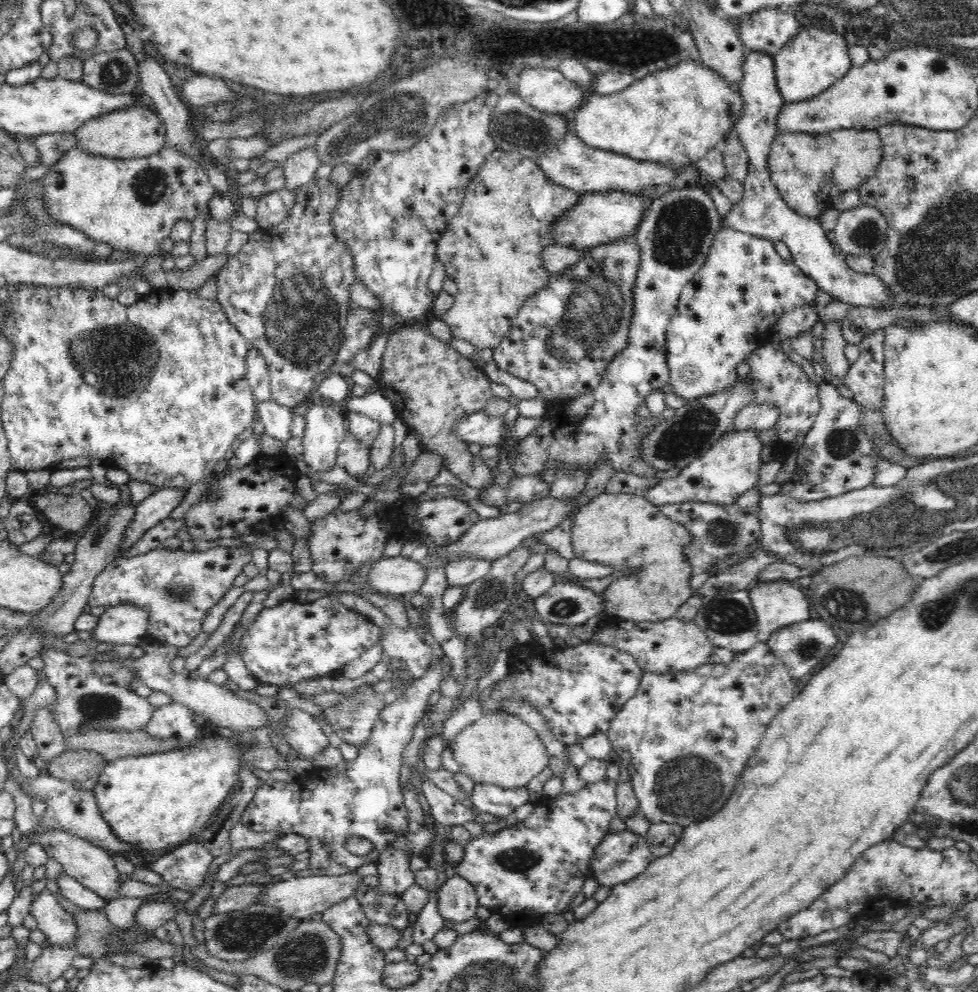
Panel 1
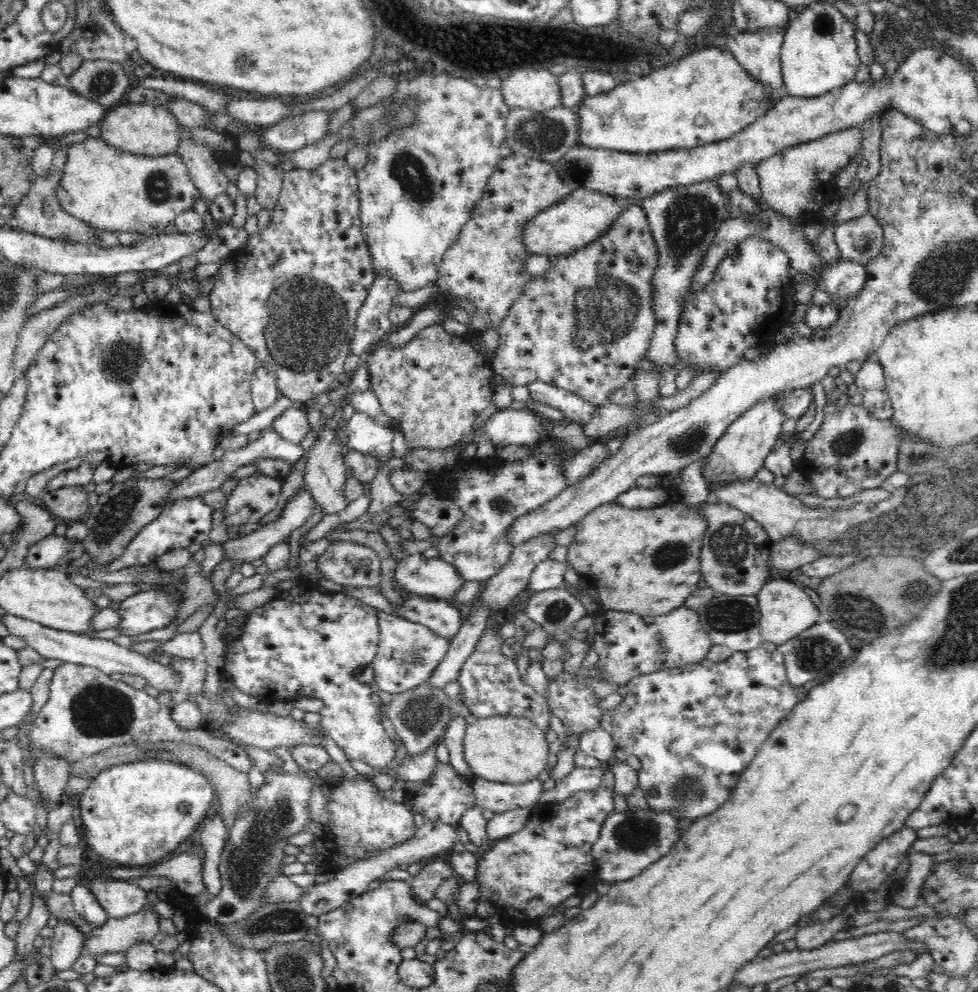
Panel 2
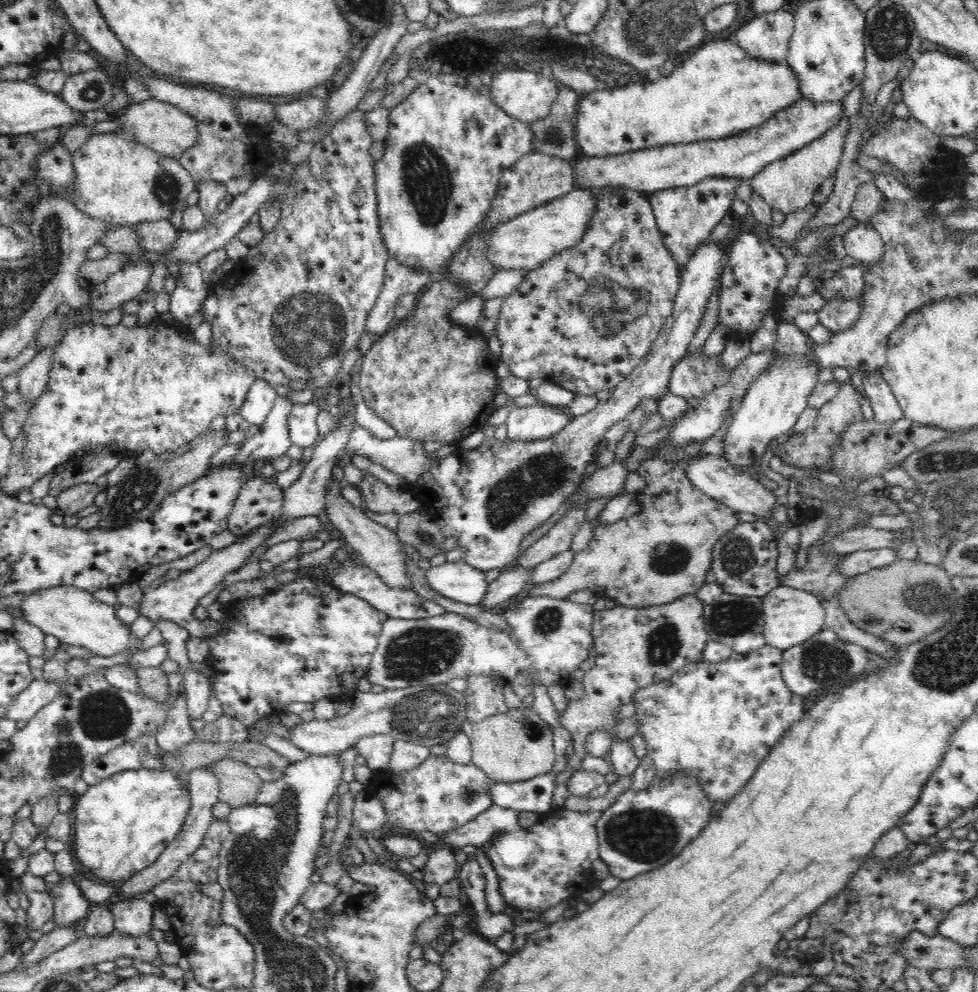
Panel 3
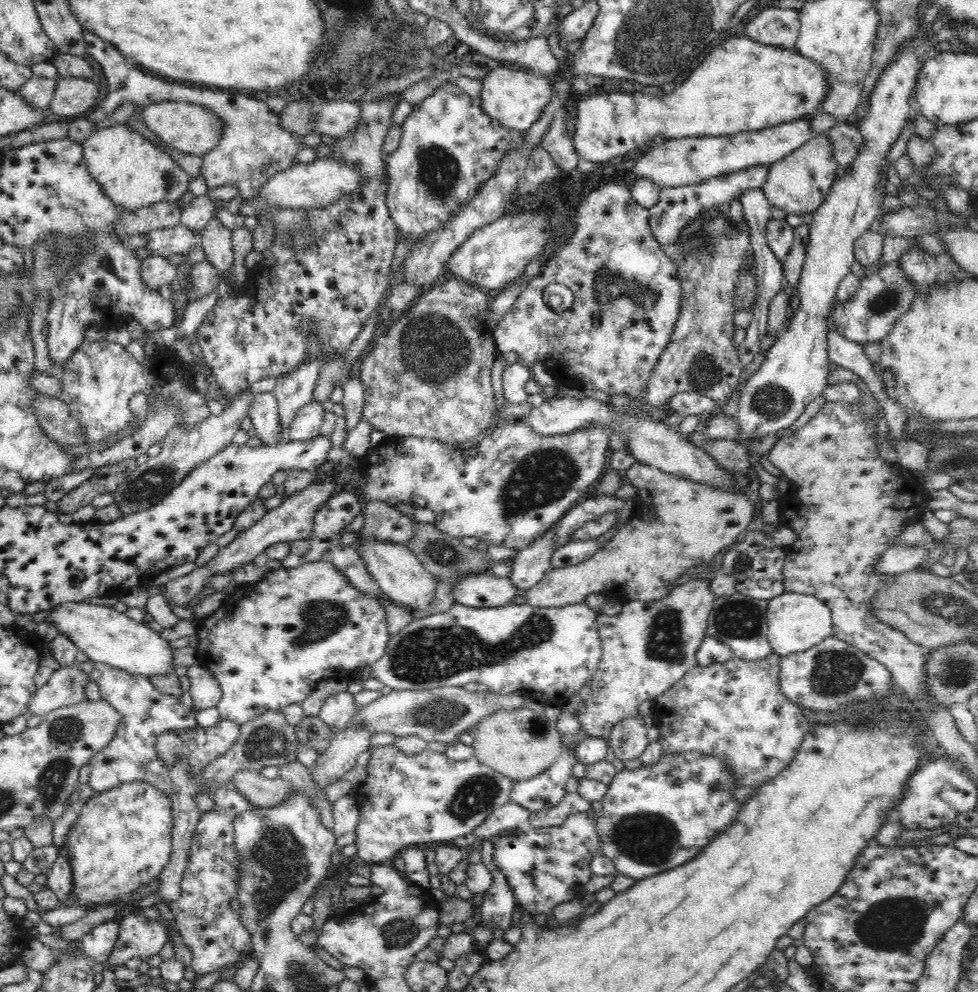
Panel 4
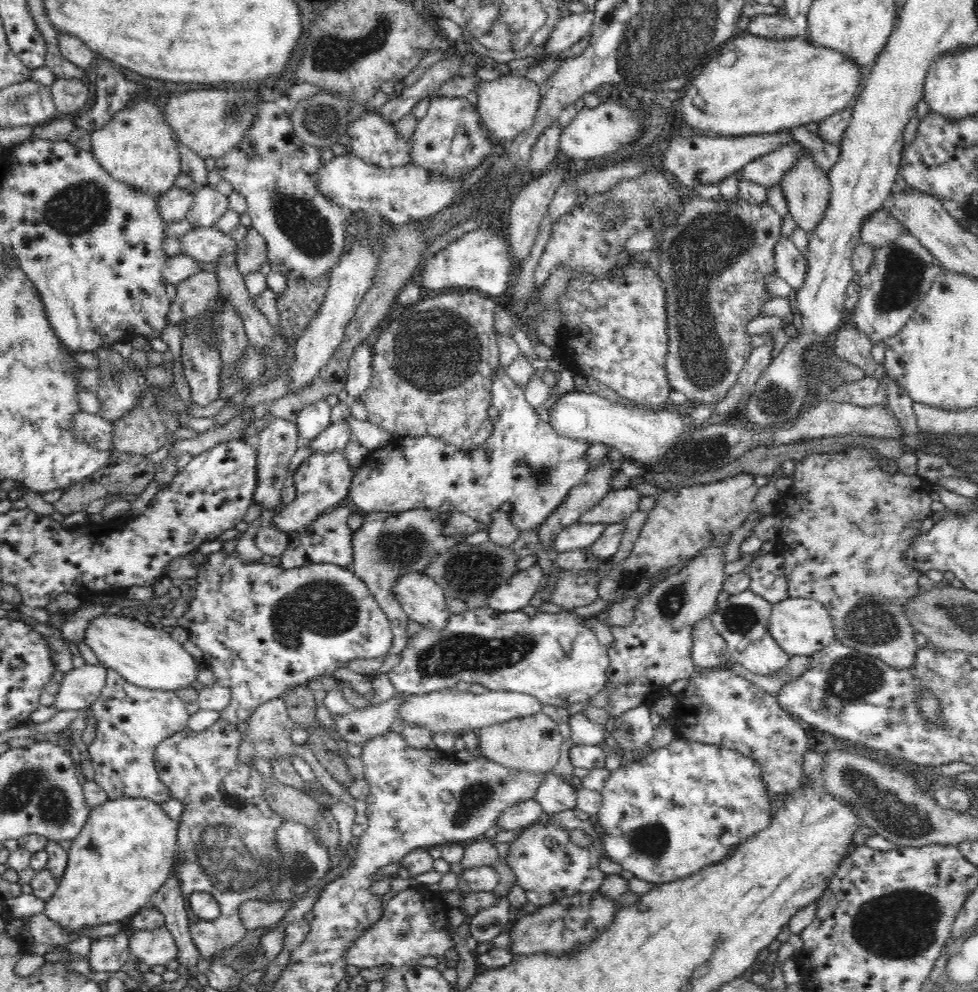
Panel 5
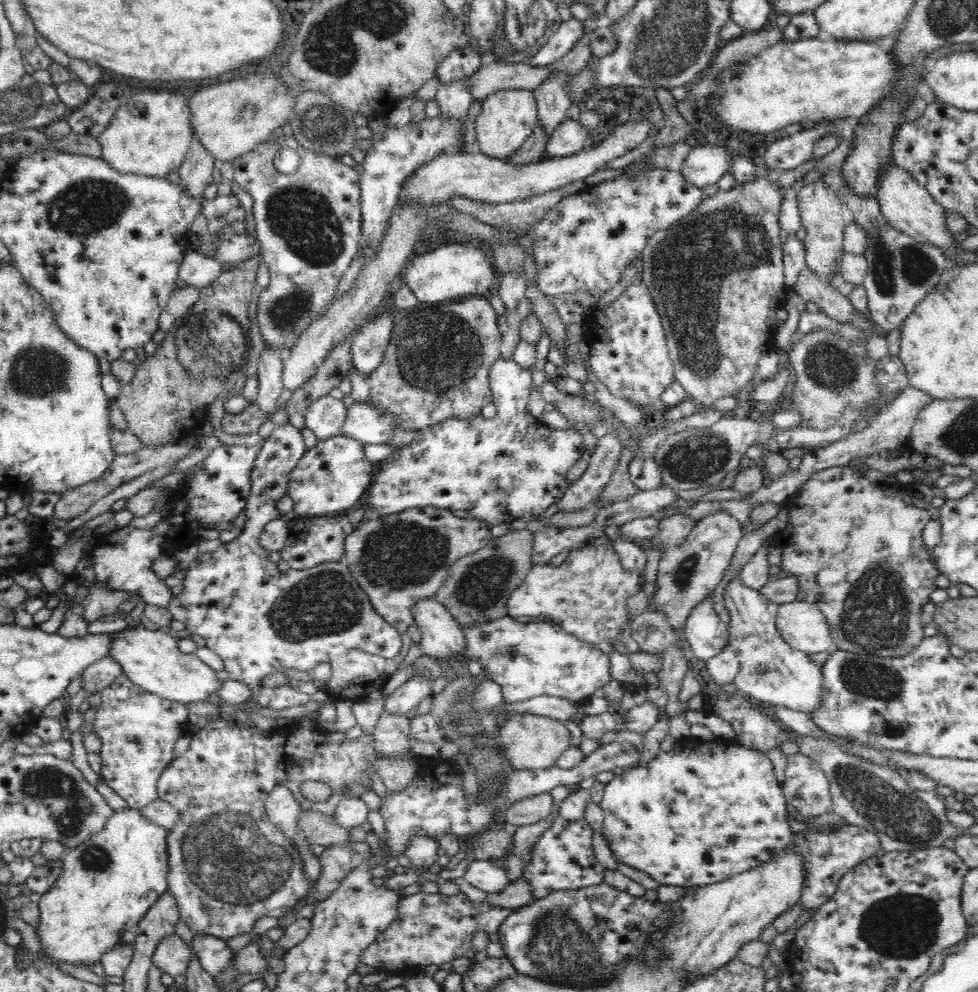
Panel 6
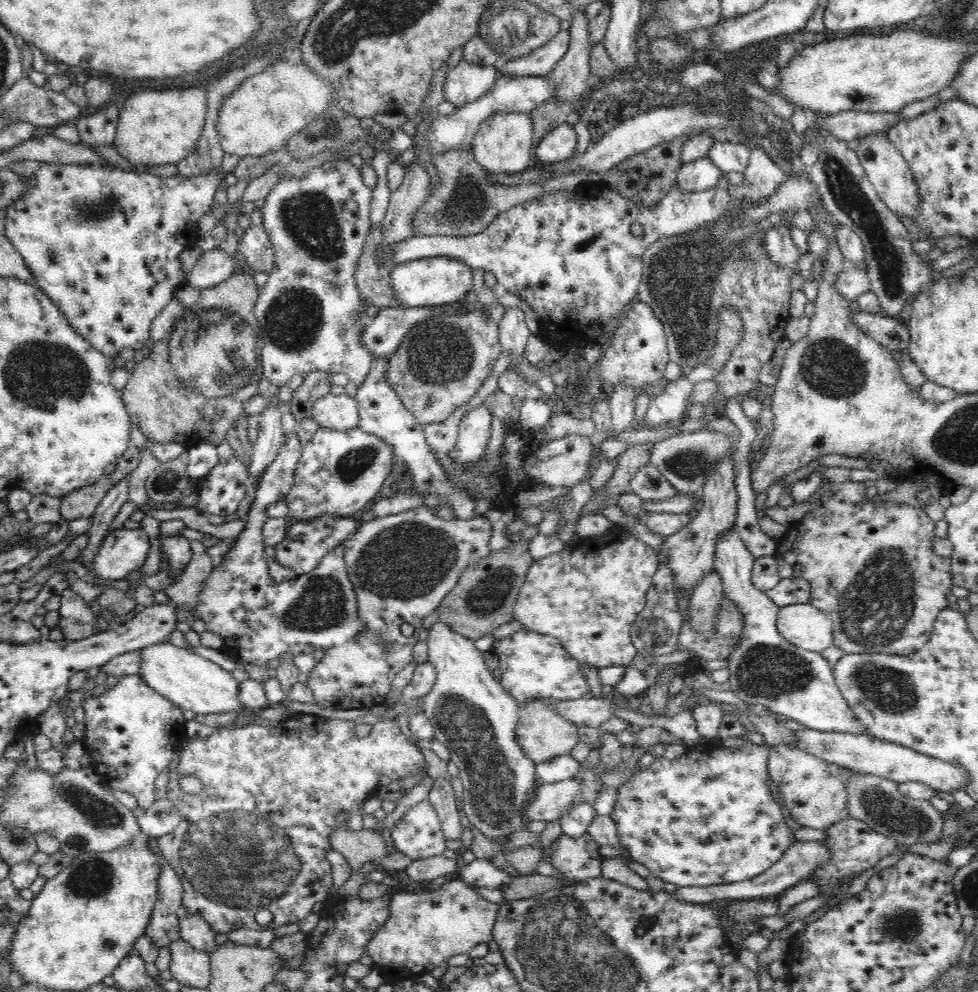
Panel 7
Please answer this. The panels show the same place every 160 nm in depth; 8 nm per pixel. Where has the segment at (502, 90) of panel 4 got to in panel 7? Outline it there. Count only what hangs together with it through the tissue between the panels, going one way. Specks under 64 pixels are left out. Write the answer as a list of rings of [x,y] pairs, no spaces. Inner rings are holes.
[[[496,112],[479,124],[470,148],[488,175],[520,175],[536,164],[531,160],[532,138],[533,122],[529,112]]]

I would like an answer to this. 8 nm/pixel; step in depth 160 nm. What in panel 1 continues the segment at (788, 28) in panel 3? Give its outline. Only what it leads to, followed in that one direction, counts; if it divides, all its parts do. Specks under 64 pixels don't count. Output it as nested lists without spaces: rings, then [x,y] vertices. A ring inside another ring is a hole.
[[[746,48],[742,65],[743,79],[739,84],[739,91],[744,99],[742,118],[734,124],[738,131],[744,149],[749,157],[748,179],[744,182],[744,196],[730,213],[723,218],[724,227],[753,234],[770,242],[784,242],[788,246],[795,265],[824,292],[833,298],[853,306],[872,306],[874,308],[893,308],[903,306],[899,304],[880,278],[872,273],[860,274],[847,265],[842,251],[834,249],[819,220],[800,216],[792,211],[779,195],[776,185],[772,183],[768,171],[768,154],[773,140],[778,136],[776,121],[783,108],[784,97],[778,91],[776,73],[774,73],[773,55],[764,51]]]

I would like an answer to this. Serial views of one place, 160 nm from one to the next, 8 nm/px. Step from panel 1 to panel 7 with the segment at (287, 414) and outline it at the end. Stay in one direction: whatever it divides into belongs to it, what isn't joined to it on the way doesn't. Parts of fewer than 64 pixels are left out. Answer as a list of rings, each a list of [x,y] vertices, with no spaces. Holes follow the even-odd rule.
[[[342,393],[326,396],[316,400],[312,406],[312,418],[320,425],[320,428],[328,428],[336,432],[357,428],[358,420],[358,401],[356,397]]]

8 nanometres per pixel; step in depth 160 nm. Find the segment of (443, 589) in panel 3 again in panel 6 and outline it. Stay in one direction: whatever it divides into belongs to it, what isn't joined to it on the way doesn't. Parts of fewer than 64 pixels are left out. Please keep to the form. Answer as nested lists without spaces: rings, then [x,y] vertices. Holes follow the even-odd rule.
[[[584,545],[580,549],[572,549],[560,566],[550,563],[533,565],[516,590],[510,594],[506,604],[508,615],[542,616],[538,620],[542,623],[558,625],[566,630],[568,635],[580,639],[582,643],[600,648],[600,651],[610,657],[614,652],[614,640],[619,640],[628,620],[628,598],[638,594],[643,588],[644,569],[640,572],[628,571],[622,566],[620,556],[610,545]]]

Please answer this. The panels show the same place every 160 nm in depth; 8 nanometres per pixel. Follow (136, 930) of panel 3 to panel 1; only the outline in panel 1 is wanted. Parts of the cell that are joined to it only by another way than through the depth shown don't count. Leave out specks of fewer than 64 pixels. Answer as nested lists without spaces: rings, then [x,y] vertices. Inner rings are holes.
[[[61,828],[46,830],[40,836],[39,843],[46,851],[48,858],[53,858],[62,864],[66,874],[73,876],[80,884],[101,896],[107,903],[121,898],[118,893],[120,886],[122,886],[120,873],[116,869],[116,865],[114,865],[112,854],[106,852],[105,849]]]

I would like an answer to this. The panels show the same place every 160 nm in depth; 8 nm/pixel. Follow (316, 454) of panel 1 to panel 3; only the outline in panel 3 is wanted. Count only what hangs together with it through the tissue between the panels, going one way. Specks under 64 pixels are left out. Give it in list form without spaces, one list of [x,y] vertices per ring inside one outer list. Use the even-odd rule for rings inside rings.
[[[339,463],[336,466],[334,475],[328,480],[326,488],[326,516],[331,529],[335,529],[349,550],[357,555],[357,560],[370,570],[377,572],[377,575],[392,588],[400,590],[413,590],[412,581],[408,577],[406,567],[406,555],[402,553],[403,543],[395,531],[380,525],[378,522],[366,517],[364,509],[352,506],[342,495],[342,488],[345,484],[341,477]]]

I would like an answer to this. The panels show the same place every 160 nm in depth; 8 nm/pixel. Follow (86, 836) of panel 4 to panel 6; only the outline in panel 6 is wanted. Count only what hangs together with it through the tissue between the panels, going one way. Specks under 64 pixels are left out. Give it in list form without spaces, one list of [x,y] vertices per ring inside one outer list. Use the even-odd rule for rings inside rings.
[[[135,808],[114,810],[104,828],[92,834],[86,842],[62,854],[61,875],[39,899],[40,919],[35,932],[40,937],[40,957],[53,964],[56,960],[92,968],[100,964],[102,954],[121,944],[120,934],[133,930],[144,919],[148,910],[156,904],[168,889],[167,874],[169,856],[167,851],[167,828],[146,820]]]

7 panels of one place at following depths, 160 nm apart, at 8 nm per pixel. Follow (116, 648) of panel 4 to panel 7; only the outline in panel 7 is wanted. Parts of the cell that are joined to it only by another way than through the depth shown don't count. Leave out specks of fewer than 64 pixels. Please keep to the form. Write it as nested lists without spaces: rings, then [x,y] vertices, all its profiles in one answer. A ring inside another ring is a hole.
[[[170,642],[140,648],[141,668],[139,675],[157,694],[178,705],[183,712],[196,715],[220,715],[228,712],[244,712],[246,708],[239,698],[239,682],[232,672],[218,664],[205,660],[193,651],[174,646]]]

